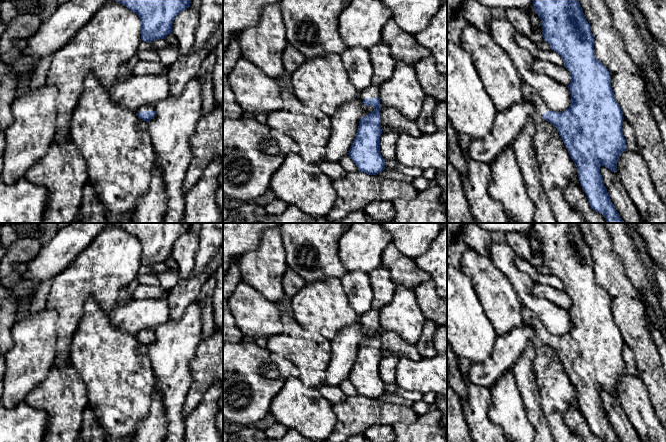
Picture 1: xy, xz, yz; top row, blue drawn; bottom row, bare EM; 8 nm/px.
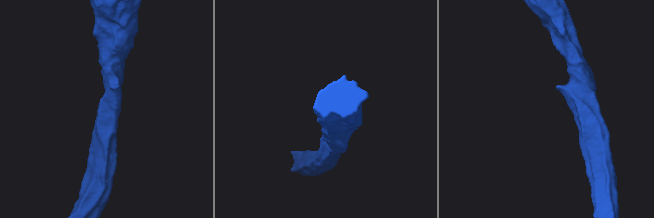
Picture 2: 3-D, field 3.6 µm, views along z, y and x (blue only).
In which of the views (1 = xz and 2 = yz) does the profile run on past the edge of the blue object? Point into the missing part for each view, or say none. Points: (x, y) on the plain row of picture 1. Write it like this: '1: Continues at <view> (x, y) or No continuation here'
1: Continues at xz (372, 315)
2: Continues at yz (529, 317)

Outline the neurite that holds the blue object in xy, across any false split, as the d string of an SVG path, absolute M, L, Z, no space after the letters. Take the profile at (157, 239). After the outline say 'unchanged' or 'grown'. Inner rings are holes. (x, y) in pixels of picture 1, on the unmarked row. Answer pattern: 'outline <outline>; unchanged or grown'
outline M109 223L115 224L141 242L141 264L165 263L172 257L176 240L190 231L191 223Z; unchanged

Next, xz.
outline M370 309L360 316L360 322L366 330L372 330L374 335L360 343L356 361L348 379L359 395L376 399L385 393L386 385L380 377L382 353L379 310Z; grown

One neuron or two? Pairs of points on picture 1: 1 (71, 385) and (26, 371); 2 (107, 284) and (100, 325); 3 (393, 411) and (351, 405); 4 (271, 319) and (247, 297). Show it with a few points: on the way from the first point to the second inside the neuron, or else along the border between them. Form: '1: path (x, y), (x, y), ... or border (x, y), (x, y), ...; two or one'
1: border (54, 362), (47, 376), (29, 393); two
2: border (109, 313), (92, 297), (88, 297), (81, 319); two
3: path (383, 411), (361, 411); one
4: path (265, 315), (253, 303); one

